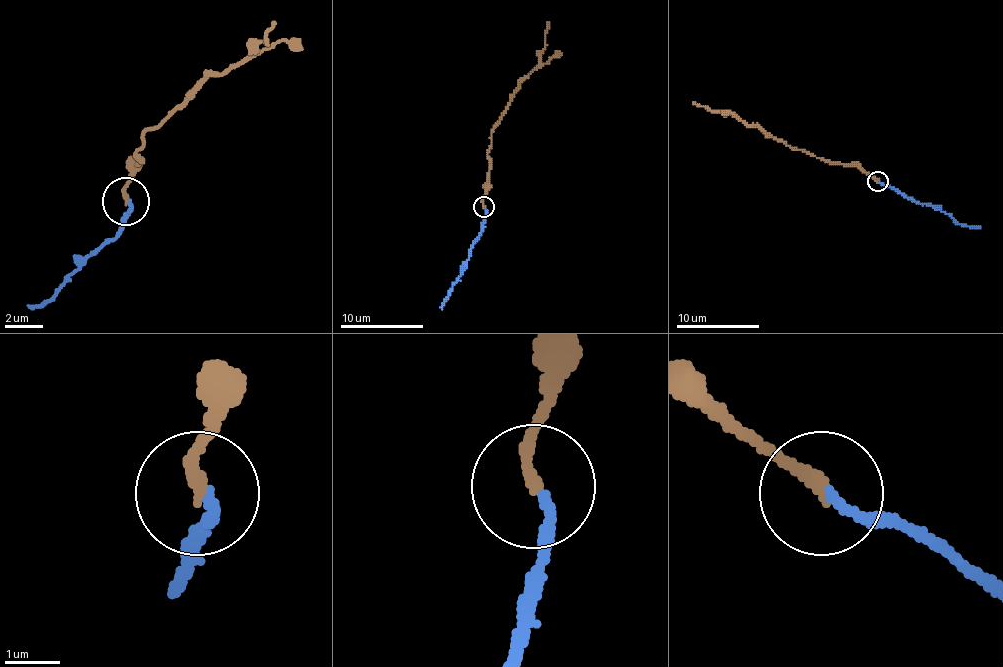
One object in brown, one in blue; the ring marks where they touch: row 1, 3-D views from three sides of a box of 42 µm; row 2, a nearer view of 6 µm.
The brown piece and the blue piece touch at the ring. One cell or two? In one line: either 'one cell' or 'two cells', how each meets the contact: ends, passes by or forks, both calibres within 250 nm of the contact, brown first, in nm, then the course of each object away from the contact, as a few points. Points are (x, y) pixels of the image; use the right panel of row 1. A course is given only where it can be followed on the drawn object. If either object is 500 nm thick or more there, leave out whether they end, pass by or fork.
one cell; brown ends there; blue ends there; 240 nm thick on the brown side, 180 nm on the other; brown runs (877, 180), (856, 166), (825, 162), (757, 127), (747, 127), (734, 114), (707, 110), (693, 102); blue runs (879, 180), (920, 203), (939, 207), (959, 224), (980, 228)

